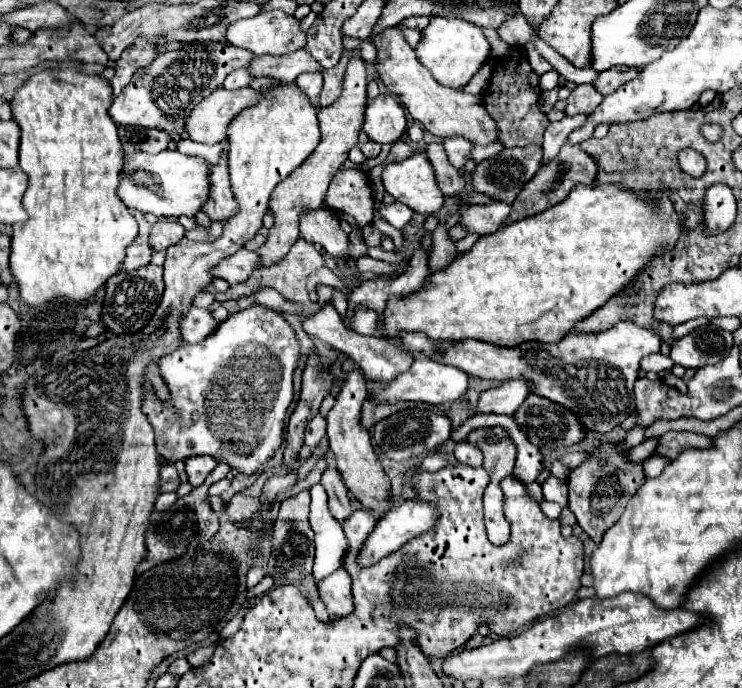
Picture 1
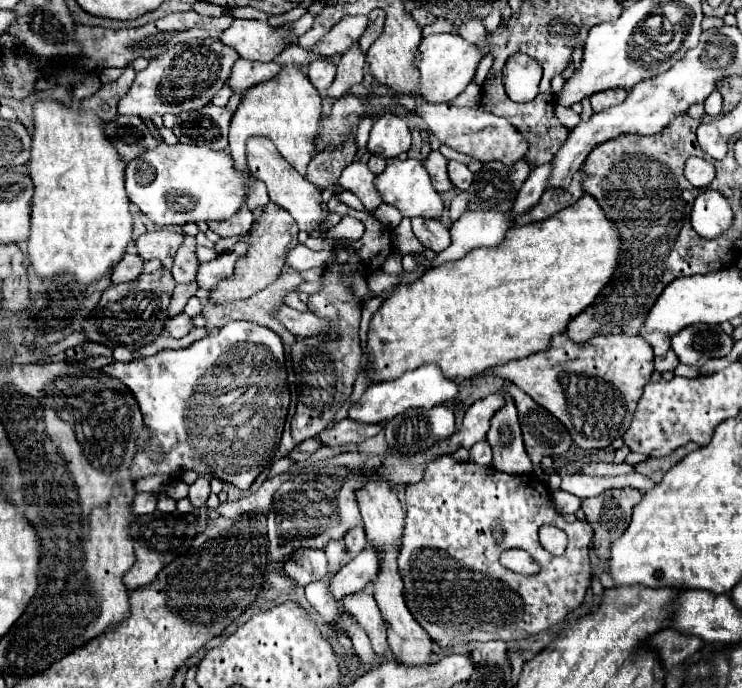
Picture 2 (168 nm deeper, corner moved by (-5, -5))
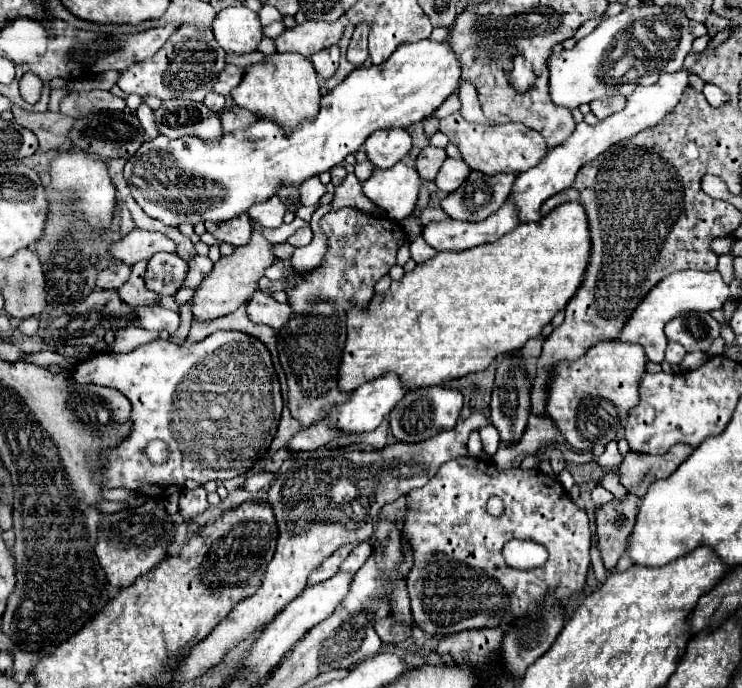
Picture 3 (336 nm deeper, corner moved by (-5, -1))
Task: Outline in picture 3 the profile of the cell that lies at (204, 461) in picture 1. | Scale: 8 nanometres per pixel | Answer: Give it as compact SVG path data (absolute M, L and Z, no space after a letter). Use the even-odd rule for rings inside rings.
M203 487L197 489L185 489L179 499L179 511L185 517L185 521L191 521L193 517L201 515L209 507L207 503L207 491Z

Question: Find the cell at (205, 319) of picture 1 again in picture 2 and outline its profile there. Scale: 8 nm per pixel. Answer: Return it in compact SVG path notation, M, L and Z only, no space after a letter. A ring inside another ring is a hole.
M179 313L179 315L171 317L169 321L165 321L165 331L167 331L171 337L175 337L175 339L185 337L191 329L193 329L193 321L191 321L191 317L187 317L185 313Z

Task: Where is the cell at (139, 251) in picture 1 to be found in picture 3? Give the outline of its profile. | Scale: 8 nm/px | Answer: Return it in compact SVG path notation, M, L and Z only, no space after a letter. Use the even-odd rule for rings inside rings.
M113 263L103 269L97 277L97 287L101 289L119 289L131 275L131 267L127 263Z

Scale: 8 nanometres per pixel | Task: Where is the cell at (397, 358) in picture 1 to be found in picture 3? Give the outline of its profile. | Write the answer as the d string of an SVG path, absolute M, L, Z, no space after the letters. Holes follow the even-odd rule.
M255 291L253 297L249 299L247 315L255 323L265 323L275 331L279 331L291 319L293 311L289 309L289 303L277 303L273 297Z

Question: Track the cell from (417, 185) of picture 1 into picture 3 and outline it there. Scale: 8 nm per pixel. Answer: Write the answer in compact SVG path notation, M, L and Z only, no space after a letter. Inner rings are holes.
M403 161L389 169L375 169L373 175L363 183L363 193L395 221L405 219L413 213L419 199L421 179L415 167Z

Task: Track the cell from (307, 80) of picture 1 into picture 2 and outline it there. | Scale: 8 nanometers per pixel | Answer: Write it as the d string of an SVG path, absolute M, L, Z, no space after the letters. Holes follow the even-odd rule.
M315 59L309 63L309 79L319 93L329 89L329 85L335 79L335 73L337 73L337 65L327 59Z

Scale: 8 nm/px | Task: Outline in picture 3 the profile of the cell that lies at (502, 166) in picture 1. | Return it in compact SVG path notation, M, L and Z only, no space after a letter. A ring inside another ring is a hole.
M471 171L467 181L441 201L441 207L451 219L483 221L509 199L515 179L517 173L479 175Z

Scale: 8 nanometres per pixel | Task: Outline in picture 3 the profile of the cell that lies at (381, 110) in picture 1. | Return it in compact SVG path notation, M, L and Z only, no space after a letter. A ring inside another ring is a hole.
M381 129L365 141L365 151L375 167L387 169L411 151L411 135L405 129Z

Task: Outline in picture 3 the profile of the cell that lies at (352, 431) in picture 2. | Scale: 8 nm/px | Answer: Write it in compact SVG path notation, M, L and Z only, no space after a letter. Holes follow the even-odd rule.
M323 419L321 423L315 423L307 429L301 429L297 435L293 435L287 447L291 451L315 451L315 449L319 449L319 447L327 445L329 441L343 437L343 435L345 435L343 431L329 427L329 423L325 423L325 419Z

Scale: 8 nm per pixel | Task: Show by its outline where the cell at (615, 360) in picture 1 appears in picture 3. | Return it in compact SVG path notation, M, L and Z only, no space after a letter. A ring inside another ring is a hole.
M605 339L593 345L577 361L561 361L549 373L547 415L553 417L561 435L573 449L591 451L593 445L607 445L625 427L629 409L639 403L639 381L645 373L645 349L619 339Z

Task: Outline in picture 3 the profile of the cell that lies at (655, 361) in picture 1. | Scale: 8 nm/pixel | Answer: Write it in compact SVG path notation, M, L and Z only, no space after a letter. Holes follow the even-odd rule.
M669 343L669 345L667 345L667 351L665 351L665 361L667 361L669 365L681 363L683 357L685 357L685 353L687 353L687 351L685 351L681 345L677 345L677 343Z

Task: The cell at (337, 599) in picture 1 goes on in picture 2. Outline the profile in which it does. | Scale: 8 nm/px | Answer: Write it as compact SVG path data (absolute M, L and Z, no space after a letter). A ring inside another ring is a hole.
M363 591L355 595L347 595L341 603L349 615L363 627L363 631L369 635L371 647L377 655L383 655L387 651L387 627L379 613L379 607L373 599L373 595L367 595Z

